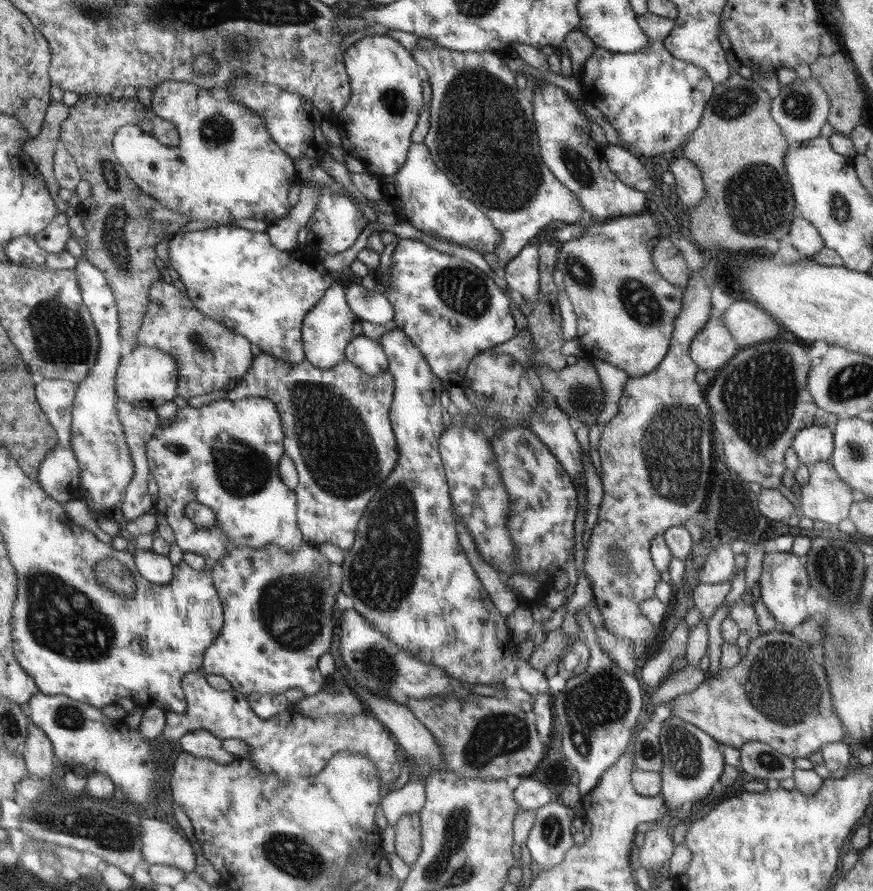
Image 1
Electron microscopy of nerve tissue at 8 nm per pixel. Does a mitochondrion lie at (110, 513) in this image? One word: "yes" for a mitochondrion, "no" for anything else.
no

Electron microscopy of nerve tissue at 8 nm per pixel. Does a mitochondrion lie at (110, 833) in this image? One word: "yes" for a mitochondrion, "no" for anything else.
yes

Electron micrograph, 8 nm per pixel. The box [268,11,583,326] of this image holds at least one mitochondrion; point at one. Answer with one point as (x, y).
(507, 182)

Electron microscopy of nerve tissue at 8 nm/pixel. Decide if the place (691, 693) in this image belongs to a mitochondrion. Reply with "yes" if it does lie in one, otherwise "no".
no

